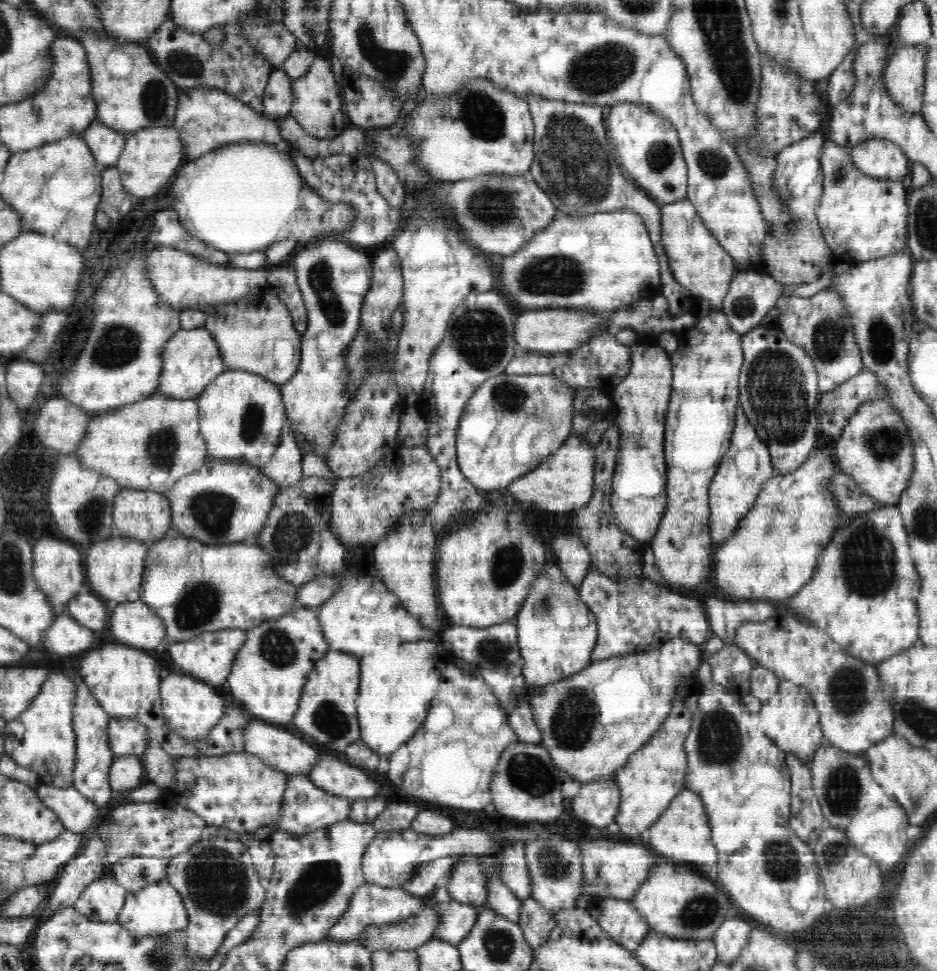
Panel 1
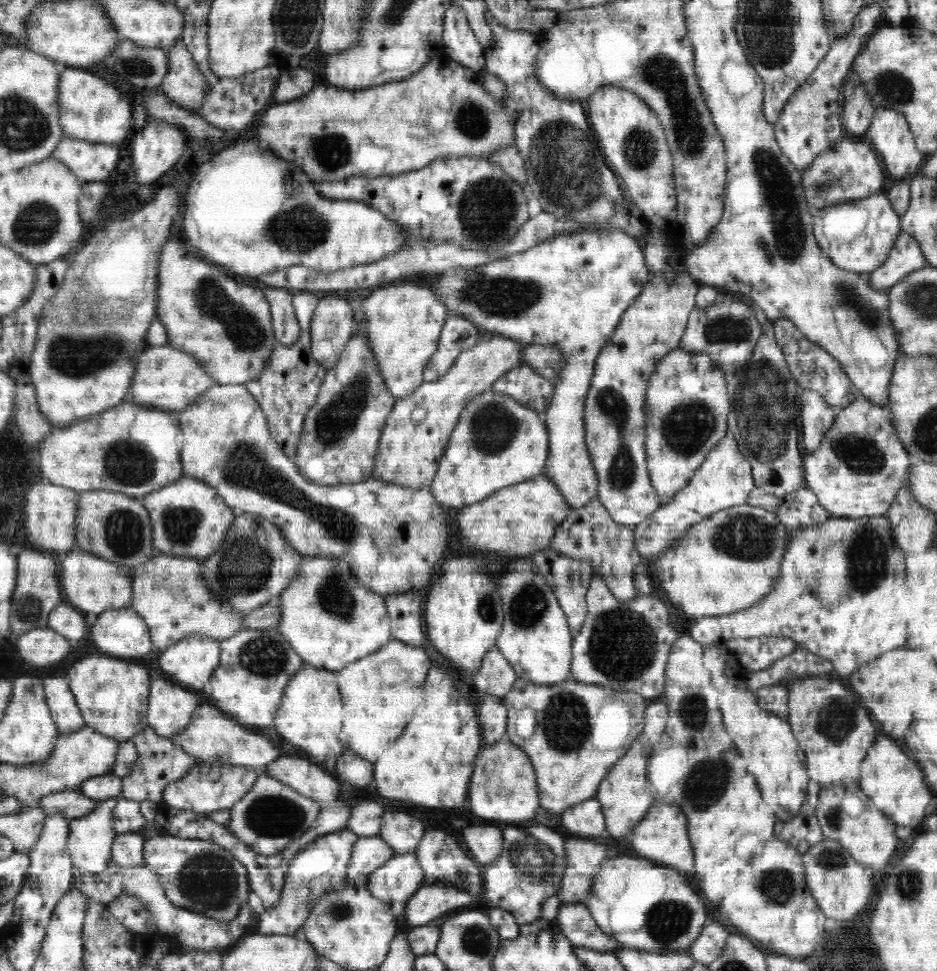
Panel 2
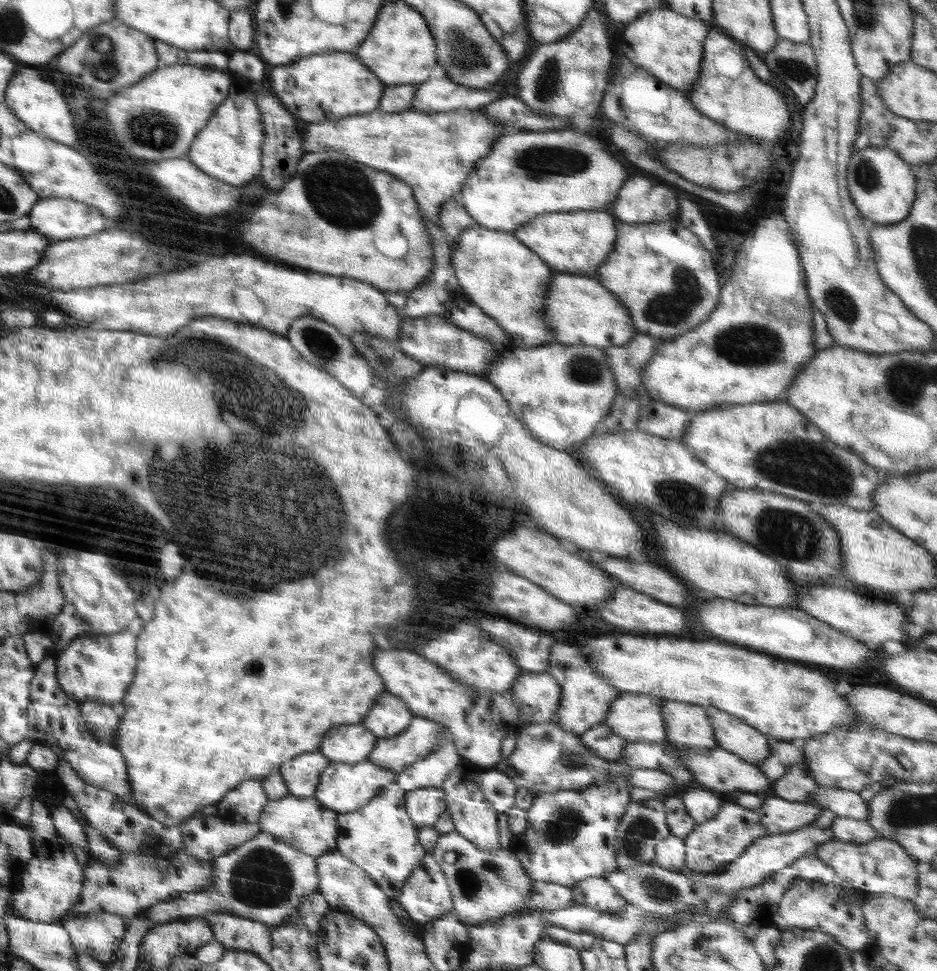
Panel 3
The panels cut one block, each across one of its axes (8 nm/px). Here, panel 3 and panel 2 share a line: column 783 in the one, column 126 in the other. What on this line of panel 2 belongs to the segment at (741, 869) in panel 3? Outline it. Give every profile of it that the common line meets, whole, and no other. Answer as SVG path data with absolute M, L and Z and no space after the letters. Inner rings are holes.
M137 831L134 833L117 834L112 848L112 862L120 868L138 868L145 866L145 838Z

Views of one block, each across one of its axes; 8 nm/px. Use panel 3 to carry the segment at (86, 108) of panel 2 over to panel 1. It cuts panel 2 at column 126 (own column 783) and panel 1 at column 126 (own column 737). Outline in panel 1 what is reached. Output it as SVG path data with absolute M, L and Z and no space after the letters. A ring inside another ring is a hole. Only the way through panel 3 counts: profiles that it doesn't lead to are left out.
M88 29L81 40L81 43L86 49L86 59L88 59L88 64L90 65L92 93L94 104L96 104L96 122L100 122L114 130L124 131L126 134L145 128L172 127L178 106L180 89L172 82L172 79L168 78L168 75L162 71L162 67L160 67L156 61L152 60L147 42L125 42L125 44L122 44L122 46L124 46L124 52L126 52L126 54L132 58L132 62L134 62L132 72L130 72L128 76L124 76L124 78L110 74L106 68L105 60L108 54L110 54L110 51L114 50L115 46L119 46L119 44L114 44L114 39L118 38L98 35L96 31Z

